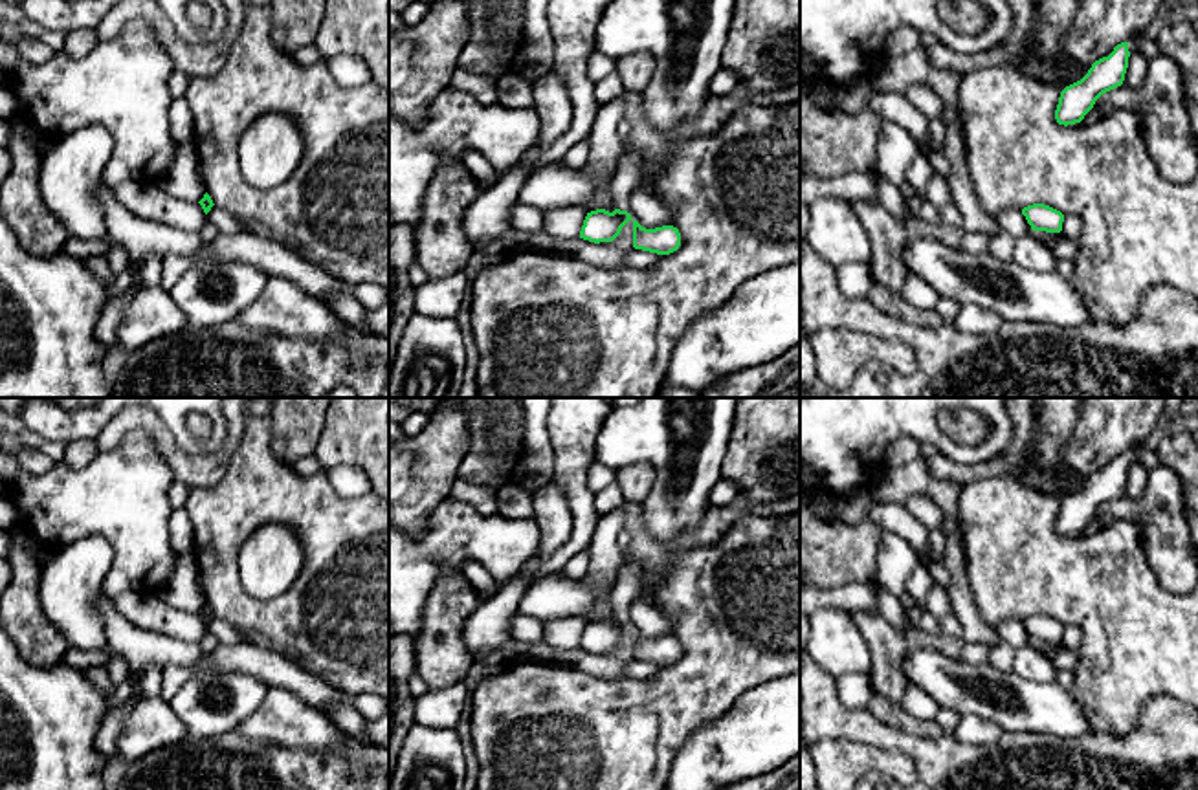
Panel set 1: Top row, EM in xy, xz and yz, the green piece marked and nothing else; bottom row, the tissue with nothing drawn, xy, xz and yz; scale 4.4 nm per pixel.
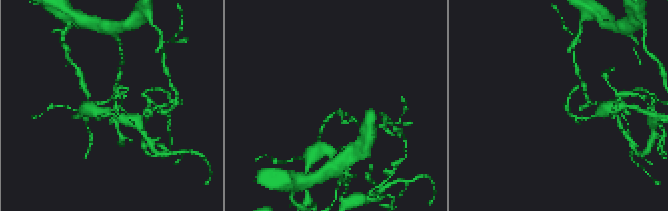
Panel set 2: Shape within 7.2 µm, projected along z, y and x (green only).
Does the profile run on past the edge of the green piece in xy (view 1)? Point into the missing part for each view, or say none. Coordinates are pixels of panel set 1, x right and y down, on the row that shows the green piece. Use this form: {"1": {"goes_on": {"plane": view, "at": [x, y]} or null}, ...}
{"1": {"goes_on": null}}

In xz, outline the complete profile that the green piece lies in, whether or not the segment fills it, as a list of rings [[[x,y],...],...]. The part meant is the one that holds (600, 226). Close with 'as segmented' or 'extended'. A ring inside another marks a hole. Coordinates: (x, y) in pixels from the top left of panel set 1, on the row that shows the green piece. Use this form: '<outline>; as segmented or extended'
[[[605,209],[591,211],[583,220],[580,238],[594,244],[613,242],[629,220],[633,220],[631,214],[620,209],[613,213]]]; as segmented

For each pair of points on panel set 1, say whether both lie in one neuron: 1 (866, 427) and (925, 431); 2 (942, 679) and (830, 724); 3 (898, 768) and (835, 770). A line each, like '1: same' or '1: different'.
1: same
2: different
3: same

